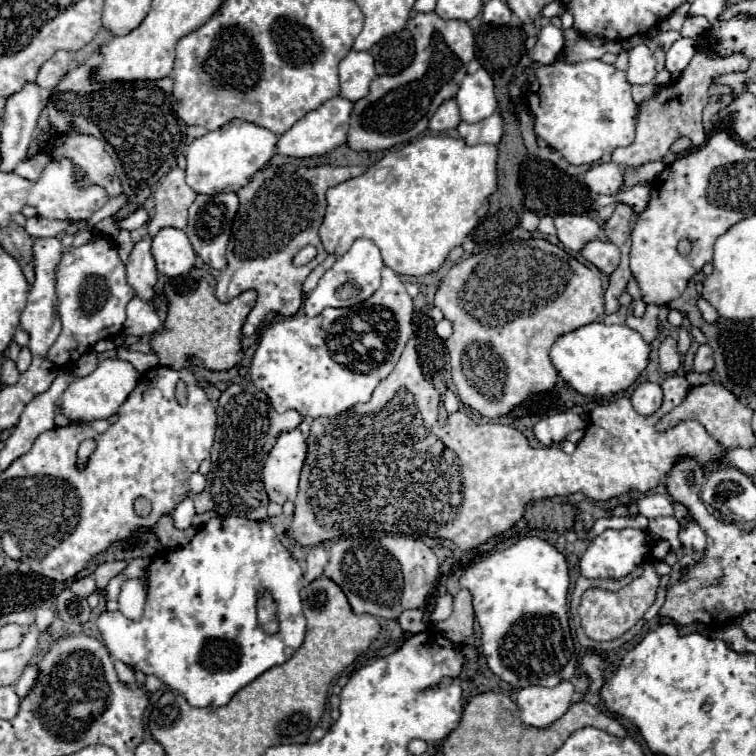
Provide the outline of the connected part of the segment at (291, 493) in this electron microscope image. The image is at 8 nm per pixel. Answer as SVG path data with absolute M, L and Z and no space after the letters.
M299 430L285 432L277 438L263 468L263 484L271 502L283 504L295 500L305 452L305 436Z

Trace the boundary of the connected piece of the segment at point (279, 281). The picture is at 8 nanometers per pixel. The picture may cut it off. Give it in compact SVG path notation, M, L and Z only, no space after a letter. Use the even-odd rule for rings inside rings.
M271 166L255 172L251 180L237 192L239 210L233 218L231 238L225 250L227 268L221 272L221 278L217 282L217 298L221 302L229 302L249 288L257 292L257 302L241 330L243 336L251 336L269 312L293 316L299 310L303 302L301 282L319 262L327 258L327 252L317 234L319 220L323 220L325 192L335 184L341 184L353 176L361 176L365 170L365 166ZM307 244L313 244L317 248L315 260L305 266L293 266L293 256Z

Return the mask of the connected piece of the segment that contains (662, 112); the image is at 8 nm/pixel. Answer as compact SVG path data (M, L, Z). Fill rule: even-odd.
M697 52L675 84L661 88L653 100L643 104L633 144L625 148L615 148L613 162L625 168L625 166L645 164L647 160L661 160L669 152L669 146L679 136L687 136L693 142L693 146L705 144L703 108L707 106L711 78L721 74L731 74L731 72L745 72L747 66L749 66L749 60L743 54L731 54L727 58L721 58L721 56L709 56L705 52Z

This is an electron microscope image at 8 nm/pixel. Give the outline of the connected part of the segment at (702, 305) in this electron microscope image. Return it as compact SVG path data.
M699 300L699 310L701 310L701 314L703 314L703 320L705 322L709 322L709 324L713 324L717 318L719 318L719 314L717 314L717 310L707 302L707 300Z

